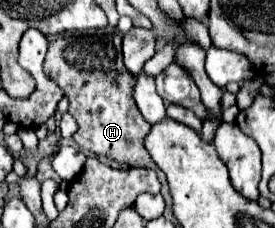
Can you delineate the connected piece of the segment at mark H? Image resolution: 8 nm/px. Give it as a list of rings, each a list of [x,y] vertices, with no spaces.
[[[82,34],[82,36],[58,36],[50,42],[44,60],[44,74],[52,78],[64,94],[70,98],[68,112],[76,118],[78,130],[72,136],[74,142],[96,156],[106,156],[120,164],[134,168],[150,168],[158,174],[162,182],[162,196],[172,206],[166,178],[162,170],[152,162],[144,148],[144,138],[150,126],[144,122],[134,98],[132,86],[136,86],[136,76],[128,74],[122,62],[122,36],[120,34]]]

